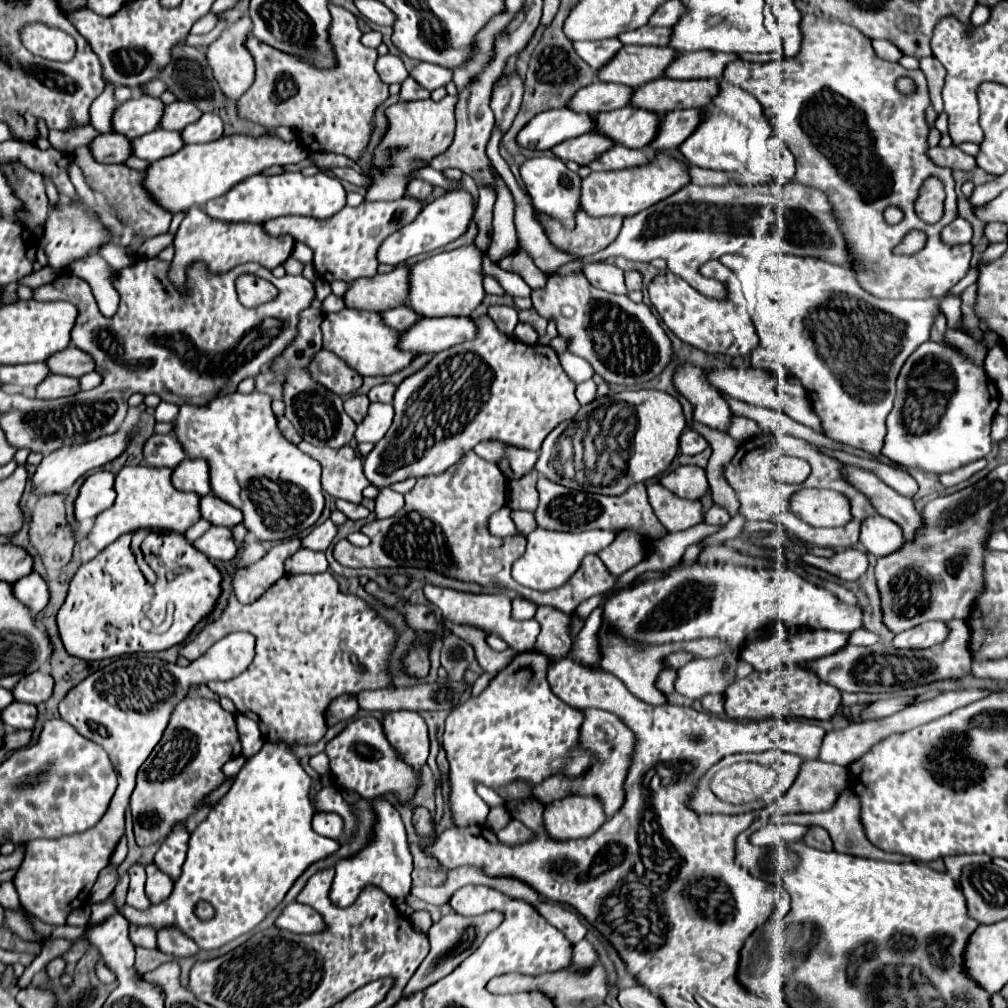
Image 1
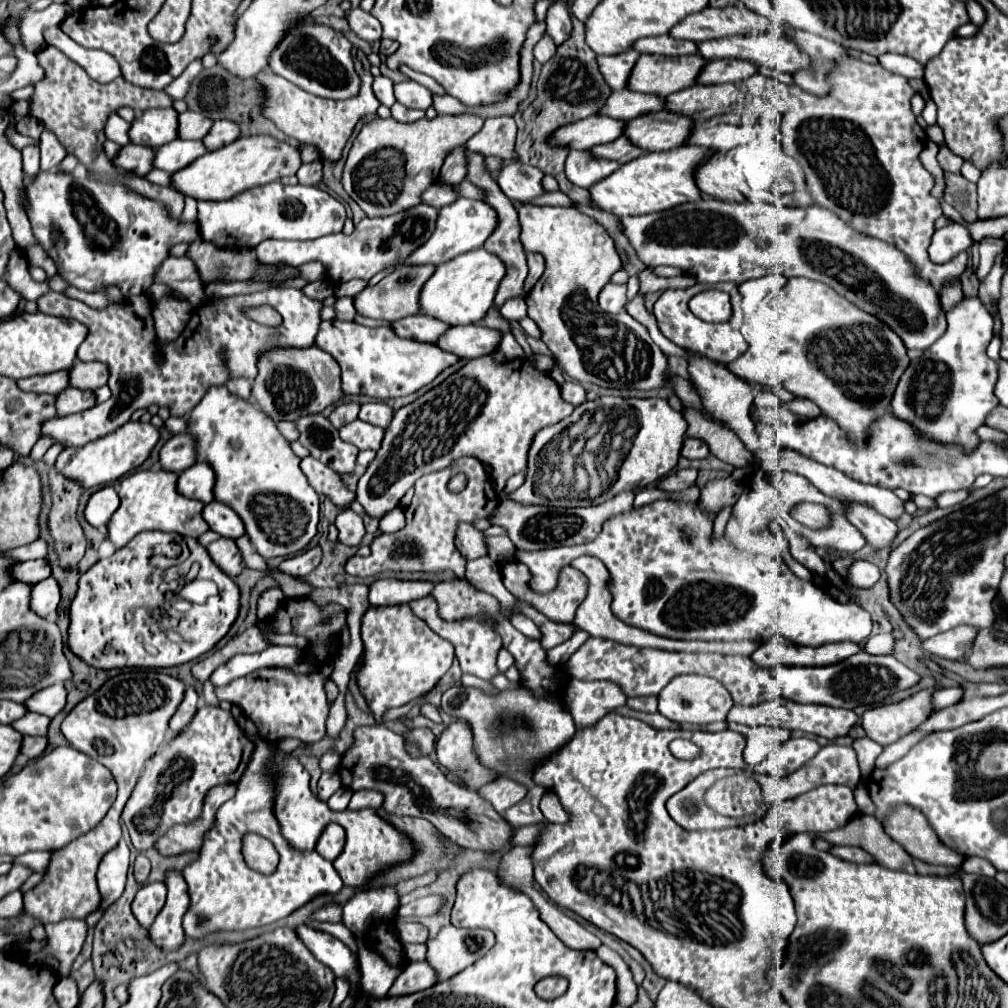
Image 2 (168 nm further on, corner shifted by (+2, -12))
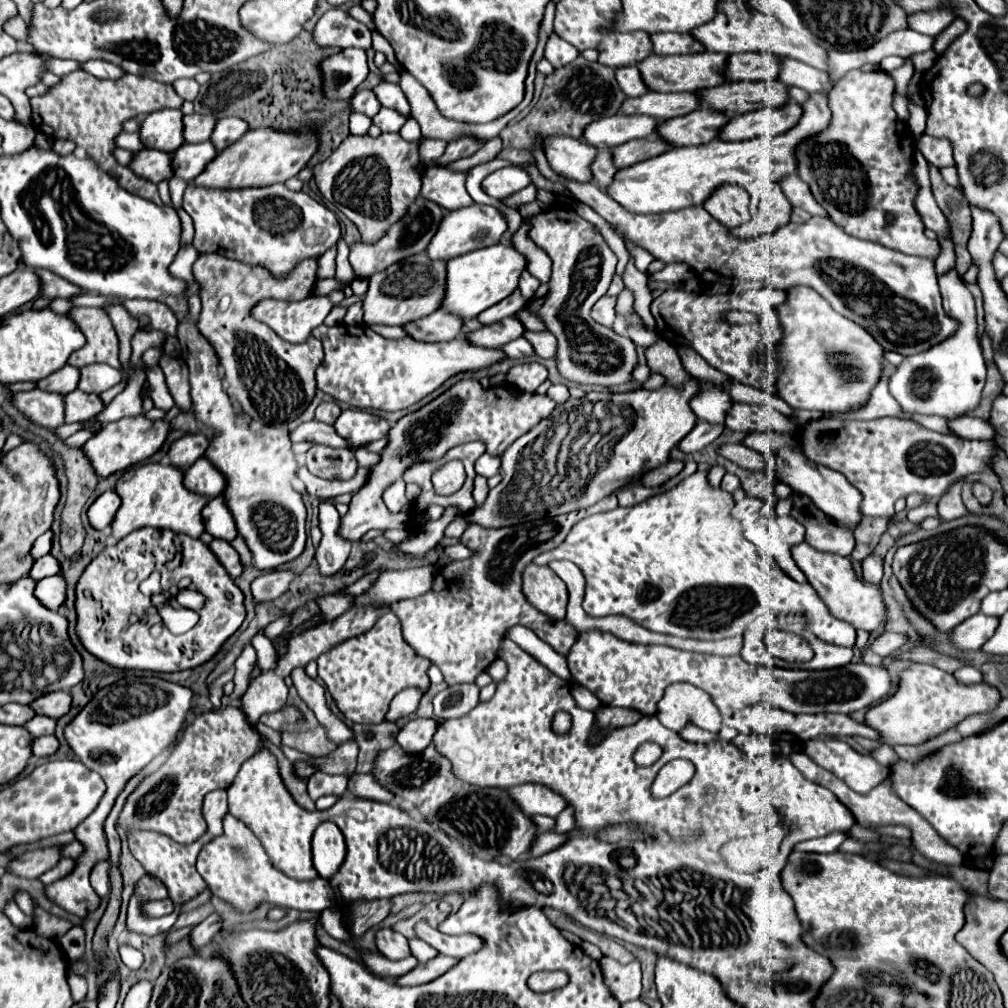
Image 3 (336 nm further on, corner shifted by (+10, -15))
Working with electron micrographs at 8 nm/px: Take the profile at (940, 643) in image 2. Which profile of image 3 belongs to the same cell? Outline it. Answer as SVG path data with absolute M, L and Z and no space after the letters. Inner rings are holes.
M976 613L976 615L968 617L964 623L960 623L960 625L952 631L954 645L956 645L958 649L962 649L962 651L980 649L980 647L994 635L998 623L1000 623L1000 617Z

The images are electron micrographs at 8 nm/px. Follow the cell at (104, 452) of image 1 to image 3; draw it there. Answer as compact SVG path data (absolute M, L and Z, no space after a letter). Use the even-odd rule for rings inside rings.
M136 415L136 417L122 417L114 423L108 423L102 427L102 431L98 435L94 435L82 449L86 453L86 457L92 461L96 473L100 477L108 477L116 471L124 471L136 463L146 461L148 457L152 457L166 441L170 433L170 423L160 419L160 421L152 421L146 415Z

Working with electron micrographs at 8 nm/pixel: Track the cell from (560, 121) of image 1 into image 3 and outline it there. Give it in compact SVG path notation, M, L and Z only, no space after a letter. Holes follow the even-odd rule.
M616 115L590 123L584 131L584 141L598 149L610 149L632 139L656 135L660 123L648 115Z

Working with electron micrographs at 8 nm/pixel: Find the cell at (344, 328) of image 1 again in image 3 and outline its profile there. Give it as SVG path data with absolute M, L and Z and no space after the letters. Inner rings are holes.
M320 325L312 331L324 345L324 359L316 369L316 387L336 401L344 401L358 409L380 409L380 411L402 411L432 391L436 391L450 377L466 371L488 369L506 359L502 349L478 347L458 335L444 343L426 343L412 337L384 339L372 329L362 325Z

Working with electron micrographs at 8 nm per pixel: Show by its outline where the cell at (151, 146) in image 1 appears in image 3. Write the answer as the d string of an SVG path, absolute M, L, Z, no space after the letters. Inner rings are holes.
M206 141L206 143L198 143L198 145L188 145L184 143L178 151L172 153L172 167L176 167L176 177L184 179L184 181L192 181L196 179L206 165L218 155L216 147Z

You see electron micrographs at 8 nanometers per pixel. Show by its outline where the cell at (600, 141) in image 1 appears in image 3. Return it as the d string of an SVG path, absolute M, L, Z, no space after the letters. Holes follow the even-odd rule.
M648 137L648 139L636 139L636 141L628 141L620 147L614 147L612 149L612 155L614 155L614 163L616 167L630 167L630 165L636 165L644 159L652 159L656 155L662 155L666 153L668 149L672 149L672 145L660 137Z

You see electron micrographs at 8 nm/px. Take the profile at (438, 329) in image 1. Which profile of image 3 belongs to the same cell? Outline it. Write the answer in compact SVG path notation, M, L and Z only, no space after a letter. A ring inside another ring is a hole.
M506 317L504 321L498 321L494 325L486 325L474 333L468 335L472 343L480 343L480 347L502 347L518 337L522 337L524 325L518 317Z

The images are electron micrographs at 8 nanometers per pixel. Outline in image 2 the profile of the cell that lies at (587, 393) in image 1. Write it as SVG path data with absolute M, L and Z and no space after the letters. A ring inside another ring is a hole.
M564 382L560 390L562 390L562 398L572 406L580 406L582 402L586 402L586 390L578 382Z

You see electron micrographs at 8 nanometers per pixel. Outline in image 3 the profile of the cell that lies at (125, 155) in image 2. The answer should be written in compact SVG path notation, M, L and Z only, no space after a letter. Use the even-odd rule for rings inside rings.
M144 149L140 153L134 153L130 169L134 169L136 175L152 183L160 183L174 175L170 153L164 153L158 149Z

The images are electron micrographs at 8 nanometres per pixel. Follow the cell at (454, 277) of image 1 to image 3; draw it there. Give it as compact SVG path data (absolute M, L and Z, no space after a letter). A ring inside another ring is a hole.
M496 243L492 247L476 249L468 255L460 255L448 261L448 291L444 297L444 311L452 311L462 319L478 317L484 309L496 305L508 297L520 281L522 271L526 269L526 257L514 247Z

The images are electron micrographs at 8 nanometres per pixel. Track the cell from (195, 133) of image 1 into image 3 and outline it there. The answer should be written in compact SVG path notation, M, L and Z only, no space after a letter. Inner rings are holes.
M236 117L220 119L212 133L212 143L216 145L218 151L224 151L228 145L236 143L248 129L250 127L248 127L248 123L244 123L244 119L236 119Z

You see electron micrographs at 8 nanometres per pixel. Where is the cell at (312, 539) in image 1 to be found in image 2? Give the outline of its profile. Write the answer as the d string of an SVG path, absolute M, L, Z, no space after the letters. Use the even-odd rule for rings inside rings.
M314 546L306 552L292 556L292 558L286 558L278 568L292 576L308 576L320 562L322 562L322 548Z

